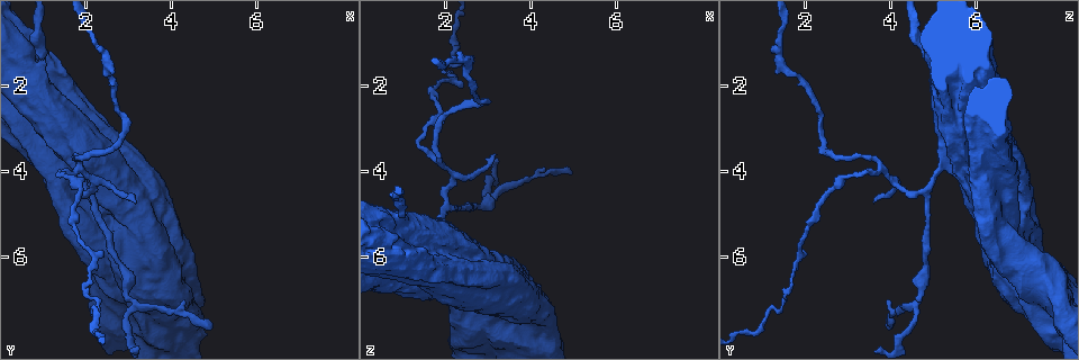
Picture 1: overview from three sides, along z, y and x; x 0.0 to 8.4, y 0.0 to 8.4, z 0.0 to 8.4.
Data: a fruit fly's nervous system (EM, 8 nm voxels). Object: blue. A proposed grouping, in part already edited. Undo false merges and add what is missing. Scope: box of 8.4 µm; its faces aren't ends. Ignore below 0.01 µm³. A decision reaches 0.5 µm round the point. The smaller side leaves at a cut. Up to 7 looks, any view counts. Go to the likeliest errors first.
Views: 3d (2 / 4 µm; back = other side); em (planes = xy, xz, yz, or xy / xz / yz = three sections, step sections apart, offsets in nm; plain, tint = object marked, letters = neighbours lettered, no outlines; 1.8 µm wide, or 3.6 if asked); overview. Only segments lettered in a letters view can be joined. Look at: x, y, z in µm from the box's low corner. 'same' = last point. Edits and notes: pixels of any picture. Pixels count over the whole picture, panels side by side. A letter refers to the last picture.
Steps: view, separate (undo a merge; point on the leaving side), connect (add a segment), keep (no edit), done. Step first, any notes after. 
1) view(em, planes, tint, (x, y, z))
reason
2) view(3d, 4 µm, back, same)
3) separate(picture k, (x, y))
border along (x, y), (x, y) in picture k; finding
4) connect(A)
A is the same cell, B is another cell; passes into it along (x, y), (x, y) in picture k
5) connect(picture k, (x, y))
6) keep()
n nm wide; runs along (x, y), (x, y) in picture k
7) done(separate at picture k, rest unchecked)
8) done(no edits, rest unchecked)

view(em, planes, letters, (1.25, 3.60, 6.40))
sharp bend

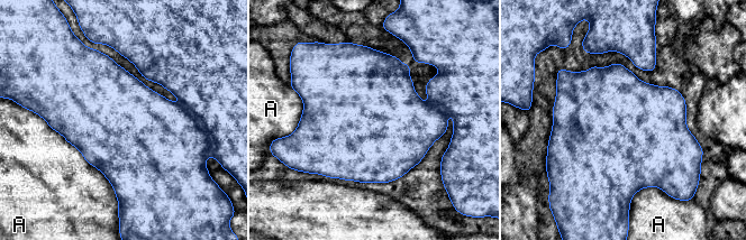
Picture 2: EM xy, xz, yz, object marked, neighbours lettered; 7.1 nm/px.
separate(picture 2, (412, 126))
A is another cell; border along (437, 105), (447, 113) in picture 2; a second neuron is stuck on

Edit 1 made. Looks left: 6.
view(overview)
see it whole again

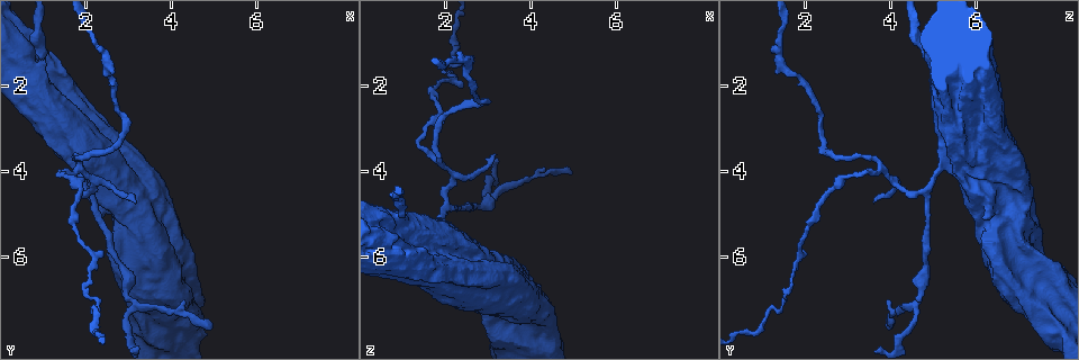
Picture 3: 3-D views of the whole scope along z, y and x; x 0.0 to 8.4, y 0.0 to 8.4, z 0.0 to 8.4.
view(3d, 4 µm, (0.65, 1.55, 5.10))
calibre changes

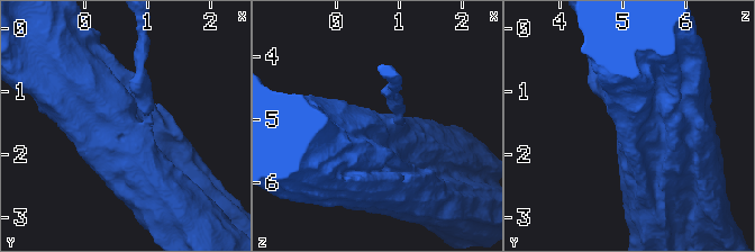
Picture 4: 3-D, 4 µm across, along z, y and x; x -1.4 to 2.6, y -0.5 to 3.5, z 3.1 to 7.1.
view(em, 3.6 µm, planes, letters, (0.70, 1.60, 5.10))
need the tissue

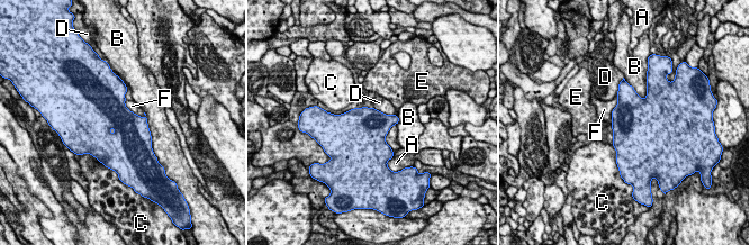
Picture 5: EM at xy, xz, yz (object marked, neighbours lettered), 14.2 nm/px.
keep()
600 nm wide; B touches over 480 nm; A, B, C, D, E and F are other cells; one neuron here

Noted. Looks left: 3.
done(separate at picture 2, rest unchecked)

